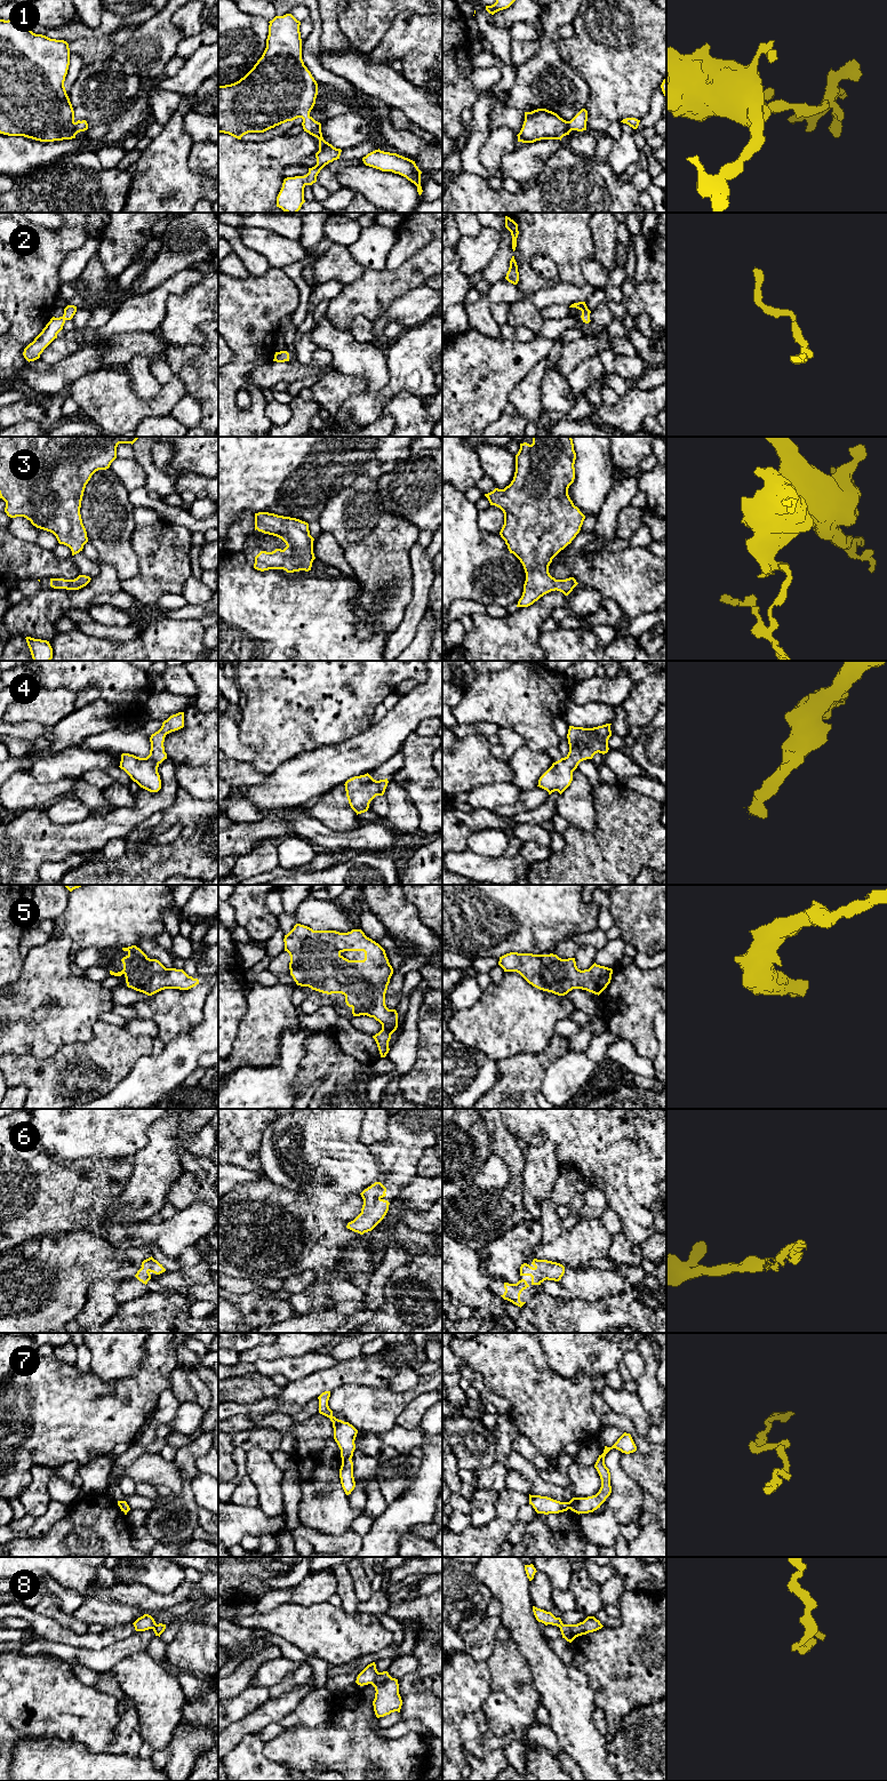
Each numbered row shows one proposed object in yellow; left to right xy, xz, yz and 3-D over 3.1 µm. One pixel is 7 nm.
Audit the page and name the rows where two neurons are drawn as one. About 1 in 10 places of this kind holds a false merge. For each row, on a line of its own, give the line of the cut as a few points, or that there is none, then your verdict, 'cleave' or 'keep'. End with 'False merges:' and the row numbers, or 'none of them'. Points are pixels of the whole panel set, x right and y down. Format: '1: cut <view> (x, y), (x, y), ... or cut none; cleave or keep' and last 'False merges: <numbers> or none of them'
1: cut none; keep
2: cut none; keep
3: cut none; keep
4: cut none; keep
5: cut none; keep
6: cut none; keep
7: cut none; keep
8: cut none; keep
False merges: none of them

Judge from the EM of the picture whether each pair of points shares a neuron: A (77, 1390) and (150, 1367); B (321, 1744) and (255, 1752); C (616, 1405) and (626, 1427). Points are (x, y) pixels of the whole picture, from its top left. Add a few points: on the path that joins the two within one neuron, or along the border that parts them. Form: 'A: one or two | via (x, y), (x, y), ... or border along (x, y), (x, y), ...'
A: one | via (95, 1392), (120, 1398), (133, 1386)
B: two | border along (264, 1743), (264, 1754), (286, 1765)
C: two | border along (612, 1411), (623, 1414), (638, 1432)

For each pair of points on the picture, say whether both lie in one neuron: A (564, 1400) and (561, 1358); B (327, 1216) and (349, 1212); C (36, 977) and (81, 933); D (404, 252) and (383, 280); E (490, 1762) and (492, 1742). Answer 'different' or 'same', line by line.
A: different
B: same
C: different
D: different
E: same

